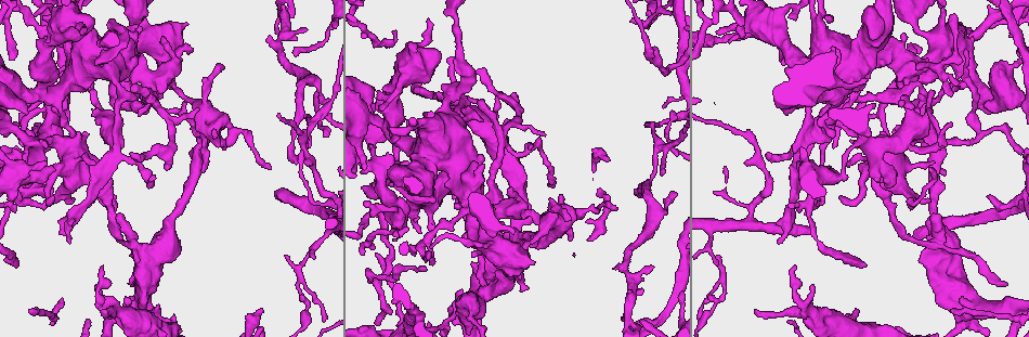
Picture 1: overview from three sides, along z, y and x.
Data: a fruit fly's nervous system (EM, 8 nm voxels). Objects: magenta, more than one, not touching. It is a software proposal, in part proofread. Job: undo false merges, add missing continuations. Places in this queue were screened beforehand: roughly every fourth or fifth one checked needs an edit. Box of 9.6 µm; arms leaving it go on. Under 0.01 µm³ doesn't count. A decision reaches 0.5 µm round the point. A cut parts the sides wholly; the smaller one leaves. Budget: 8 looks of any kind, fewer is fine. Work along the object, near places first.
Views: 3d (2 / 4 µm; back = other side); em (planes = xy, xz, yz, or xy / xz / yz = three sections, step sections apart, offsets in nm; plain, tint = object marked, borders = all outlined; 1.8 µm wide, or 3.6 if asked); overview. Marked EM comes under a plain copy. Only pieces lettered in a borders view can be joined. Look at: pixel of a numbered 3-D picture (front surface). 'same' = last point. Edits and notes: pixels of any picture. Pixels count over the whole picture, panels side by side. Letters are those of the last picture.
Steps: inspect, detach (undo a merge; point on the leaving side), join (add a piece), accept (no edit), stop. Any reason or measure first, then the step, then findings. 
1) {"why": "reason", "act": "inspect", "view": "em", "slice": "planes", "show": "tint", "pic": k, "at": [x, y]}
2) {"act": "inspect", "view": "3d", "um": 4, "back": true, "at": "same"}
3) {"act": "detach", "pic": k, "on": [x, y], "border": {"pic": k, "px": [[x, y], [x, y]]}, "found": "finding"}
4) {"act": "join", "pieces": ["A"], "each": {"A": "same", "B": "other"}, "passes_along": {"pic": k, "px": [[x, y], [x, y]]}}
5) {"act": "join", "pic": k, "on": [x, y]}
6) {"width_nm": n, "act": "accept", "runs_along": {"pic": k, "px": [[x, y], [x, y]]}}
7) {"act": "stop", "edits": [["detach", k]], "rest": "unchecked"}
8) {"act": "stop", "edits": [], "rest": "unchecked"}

{"why": "thin end", "act": "inspect", "view": "3d", "um": 2, "pic": 1, "at": [395, 29]}

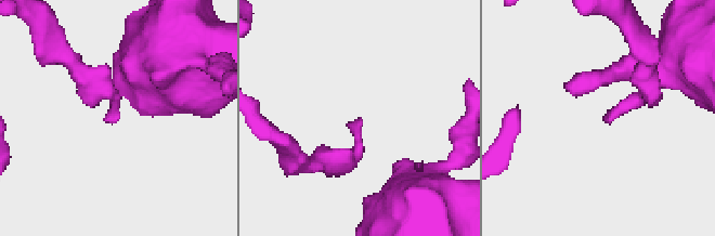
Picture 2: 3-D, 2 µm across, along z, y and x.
{"why": "need the tissue", "act": "inspect", "view": "em", "slice": "planes", "show": "borders", "pic": 2, "at": [608, 118]}

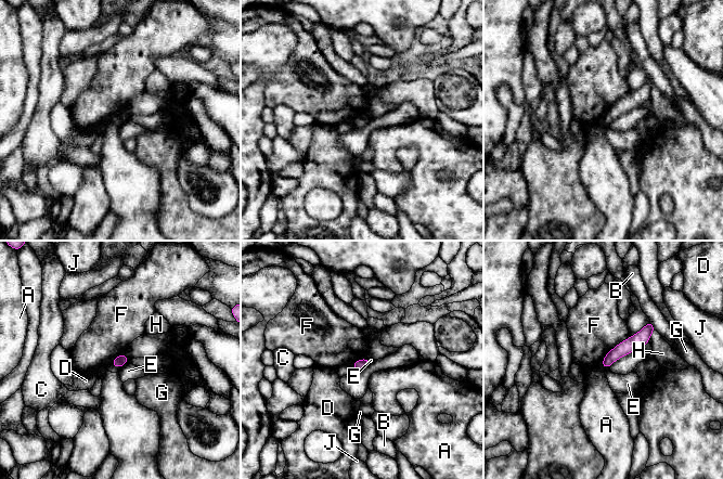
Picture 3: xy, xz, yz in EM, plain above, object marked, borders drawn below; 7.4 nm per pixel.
{"act": "accept", "each": {"A": "other", "B": "other", "C": "other", "D": "other", "E": "other", "F": "other", "G": "other", "H": "other", "J": "other"}, "border": {"pic": 3, "px": [[628, 338], [618, 342], [601, 364]]}, "found": "none of them fits"}

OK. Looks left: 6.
{"why": "calibre changes", "act": "inspect", "view": "3d", "um": 4, "back": true, "pic": 1, "at": [115, 156]}

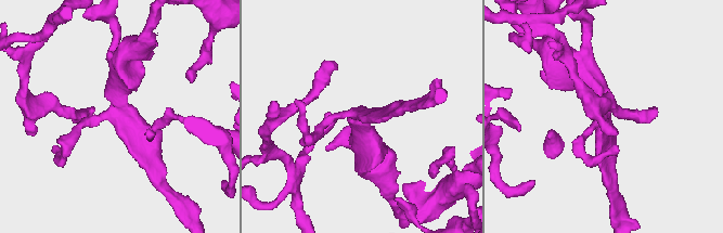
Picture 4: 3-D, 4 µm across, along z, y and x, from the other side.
{"why": "shape alone is not enough", "act": "inspect", "view": "em", "slice": "planes", "show": "tint", "pic": 4, "at": [118, 108]}

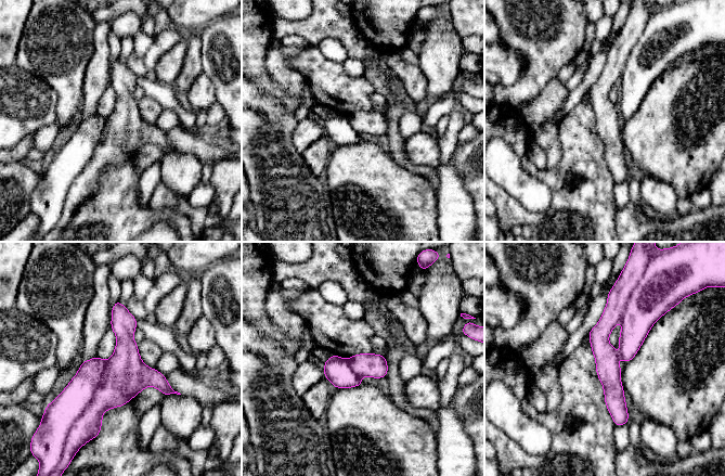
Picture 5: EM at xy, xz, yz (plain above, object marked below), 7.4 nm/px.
{"why": "see the neighbours", "act": "inspect", "view": "em", "slice": "planes", "show": "borders", "at": "same"}

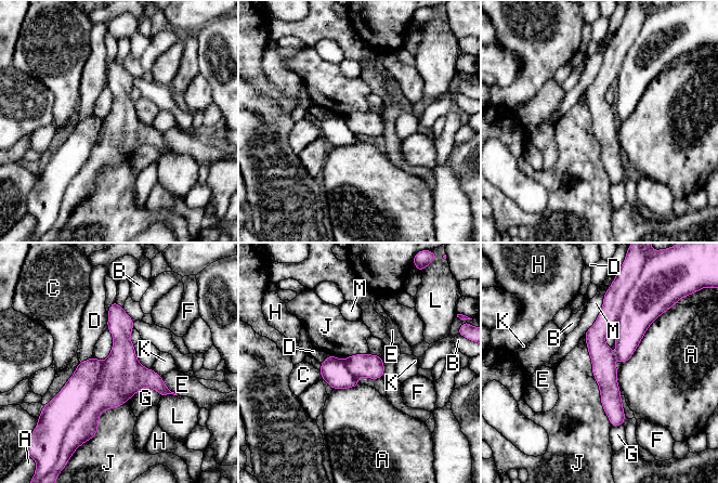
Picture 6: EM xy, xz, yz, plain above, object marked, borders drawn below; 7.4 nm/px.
{"act": "detach", "pic": 6, "on": [66, 405], "each": {"A": "other", "B": "other", "C": "other", "D": "other", "E": "other", "F": "other", "G": "other", "H": "other", "J": "other", "K": "other", "L": "other", "M": "other"}, "border": {"pic": 6, "px": [[103, 362], [88, 402], [70, 423]]}, "found": "a second neuron is stuck on"}

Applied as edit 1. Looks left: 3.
{"why": "a fork", "act": "inspect", "view": "em", "um": 3.6, "slice": "yz", "step": 16, "show": "tint", "pic": 1, "at": [859, 143]}

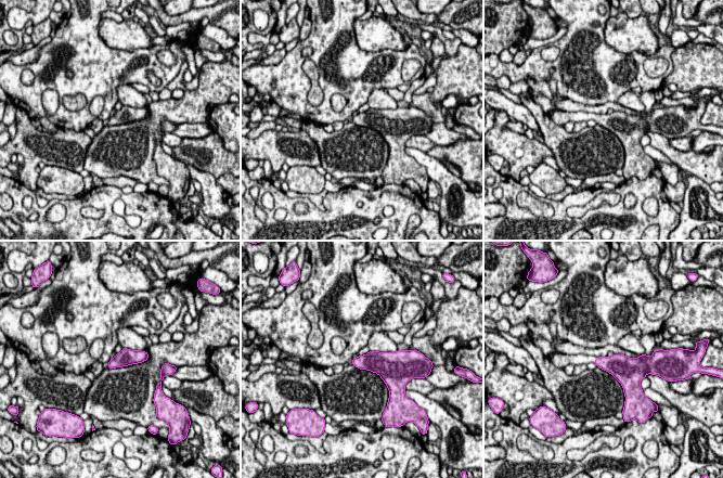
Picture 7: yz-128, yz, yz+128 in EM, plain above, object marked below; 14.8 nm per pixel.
{"why": "what lies round it", "act": "inspect", "view": "em", "um": 3.6, "slice": "yz", "step": 16, "show": "borders", "at": "same"}

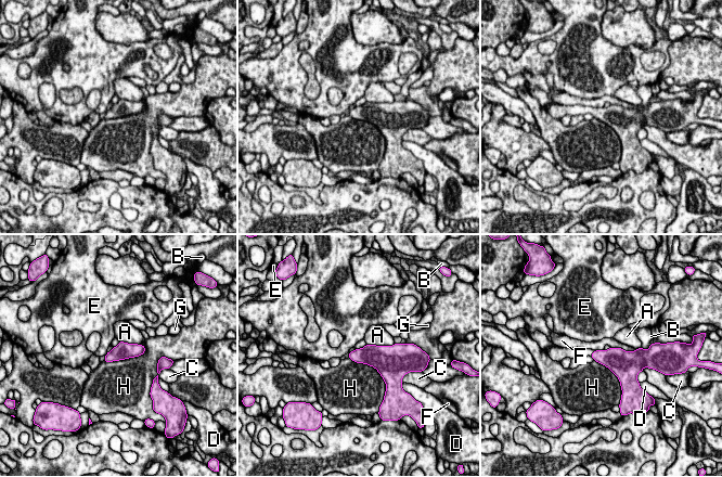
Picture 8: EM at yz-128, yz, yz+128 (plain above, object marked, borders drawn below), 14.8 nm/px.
{"act": "accept", "each": {"A": "other", "B": "other", "C": "other", "D": "other", "E": "other", "F": "other", "G": "other", "H": "other"}, "border": {"pic": 8, "px": [[145, 347], [141, 355], [103, 361]]}, "found": "all the same neuron"}

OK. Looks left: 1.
{"act": "stop", "edits": [["detach", 6]], "rest": "unchecked"}

